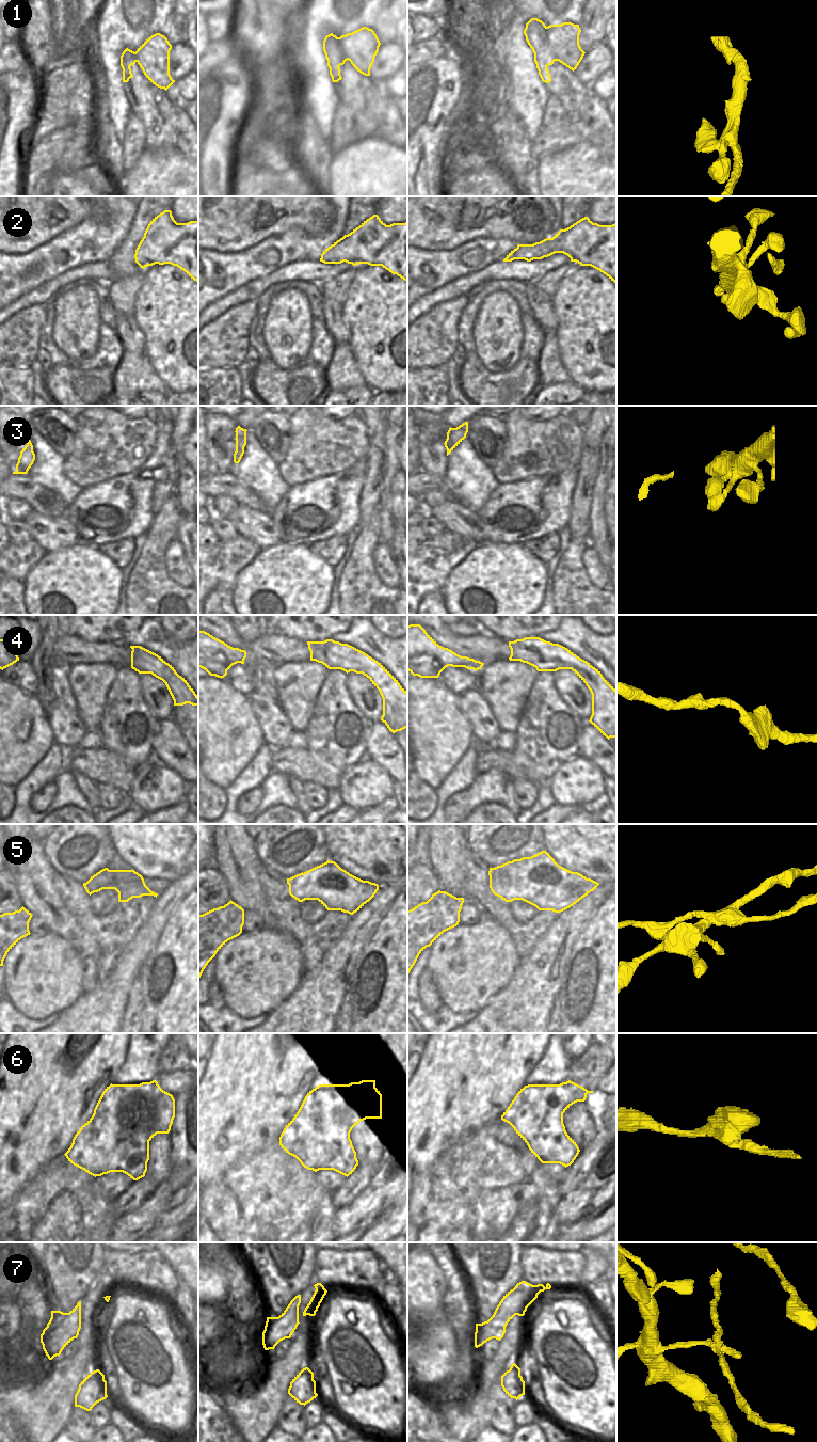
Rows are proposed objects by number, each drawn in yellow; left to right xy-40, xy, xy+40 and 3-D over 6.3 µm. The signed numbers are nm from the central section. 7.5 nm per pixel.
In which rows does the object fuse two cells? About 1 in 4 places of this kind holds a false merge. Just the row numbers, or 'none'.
1, 5, 7

